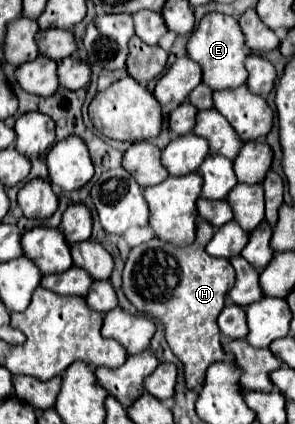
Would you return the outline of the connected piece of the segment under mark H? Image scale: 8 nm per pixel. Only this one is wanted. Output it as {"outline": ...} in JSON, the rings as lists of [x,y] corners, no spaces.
{"outline":[[[197,222],[197,238],[189,246],[175,246],[159,238],[151,238],[129,252],[123,270],[123,292],[139,312],[159,318],[165,324],[167,344],[185,368],[185,382],[191,390],[201,390],[205,372],[213,362],[233,362],[233,354],[221,348],[221,330],[217,316],[225,306],[225,298],[235,284],[235,270],[229,260],[213,258],[205,252],[215,228],[209,222]]]}

